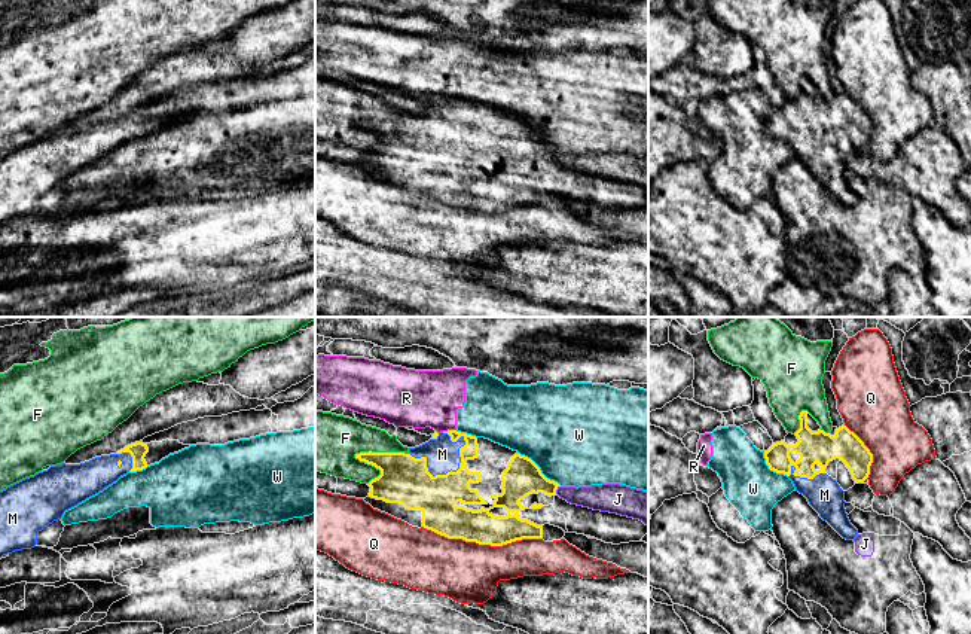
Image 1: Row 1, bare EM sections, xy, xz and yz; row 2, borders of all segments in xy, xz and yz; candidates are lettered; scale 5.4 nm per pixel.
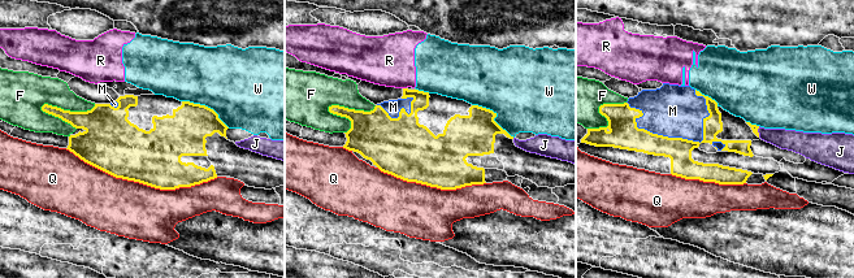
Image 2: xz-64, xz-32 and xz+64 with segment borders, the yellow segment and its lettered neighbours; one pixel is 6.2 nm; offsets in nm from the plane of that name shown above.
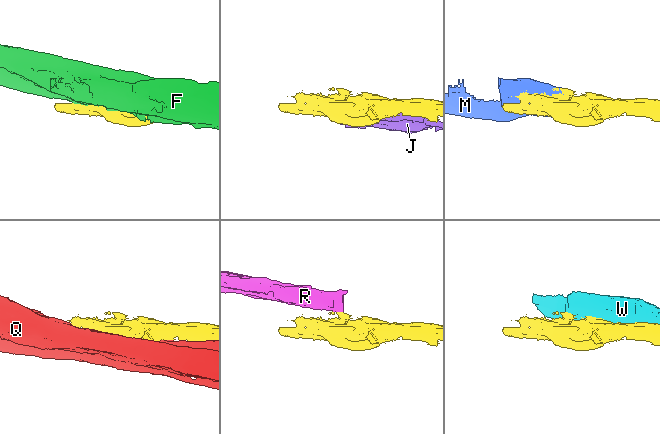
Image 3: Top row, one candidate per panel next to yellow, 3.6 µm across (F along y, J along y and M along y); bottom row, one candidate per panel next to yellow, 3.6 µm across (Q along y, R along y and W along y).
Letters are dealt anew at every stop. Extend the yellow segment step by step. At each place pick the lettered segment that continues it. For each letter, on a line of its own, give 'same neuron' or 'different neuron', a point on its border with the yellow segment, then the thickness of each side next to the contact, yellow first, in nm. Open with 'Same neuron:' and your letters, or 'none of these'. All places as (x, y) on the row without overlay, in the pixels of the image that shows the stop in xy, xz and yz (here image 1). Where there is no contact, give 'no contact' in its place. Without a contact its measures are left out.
Same neuron: M
F: different neuron; contact xz (381, 119); calibres 260 and 260 nm
J: different neuron; contact xz (556, 155); calibres 200 and 140 nm
M: same neuron; contact xz (442, 142); calibres 260 and 180 nm
Q: different neuron; contact xz (482, 210); calibres 180 and 320 nm
R: different neuron; contact xz (449, 97); calibres 90 and 320 nm
W: different neuron; contact xz (540, 137); calibres 200 and 500 nm

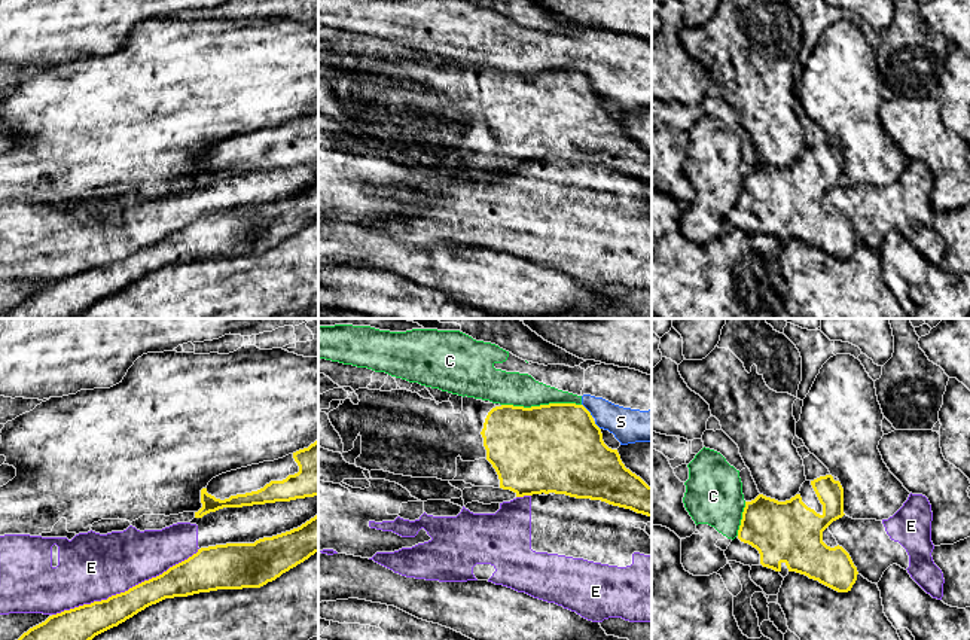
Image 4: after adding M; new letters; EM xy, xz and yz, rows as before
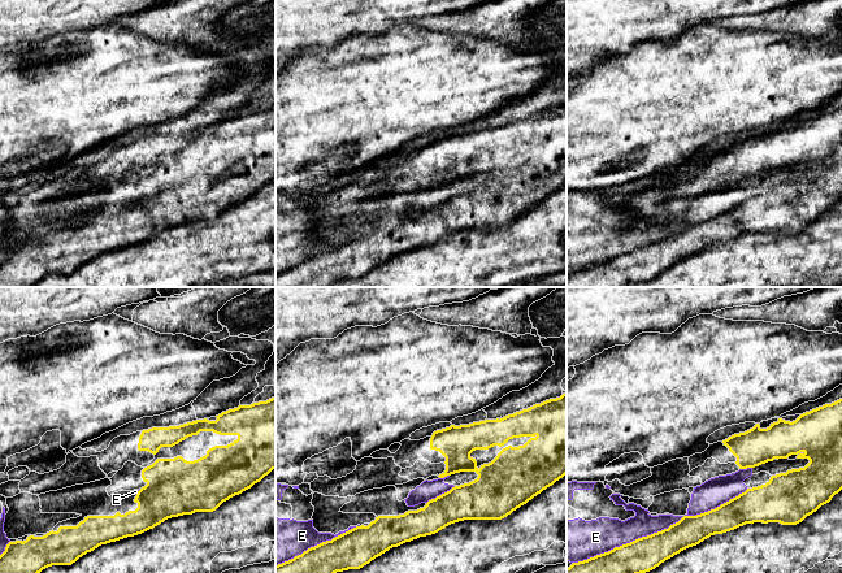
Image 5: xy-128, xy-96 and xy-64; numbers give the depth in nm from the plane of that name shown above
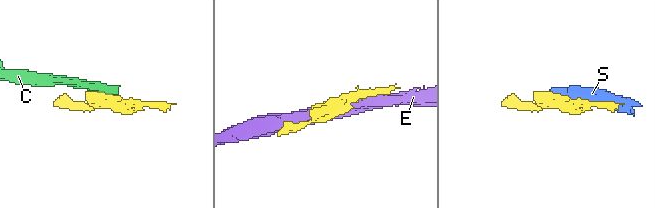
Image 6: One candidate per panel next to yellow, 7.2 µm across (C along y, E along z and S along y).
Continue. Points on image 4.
Same neuron: none of these
C: different neuron; contact xz (542, 72); calibres 480 and 180 nm
E: different neuron; contact xy (125, 258); calibres 180 and 360 nm
S: different neuron; contact xz (586, 76); calibres 460 and 190 nm

